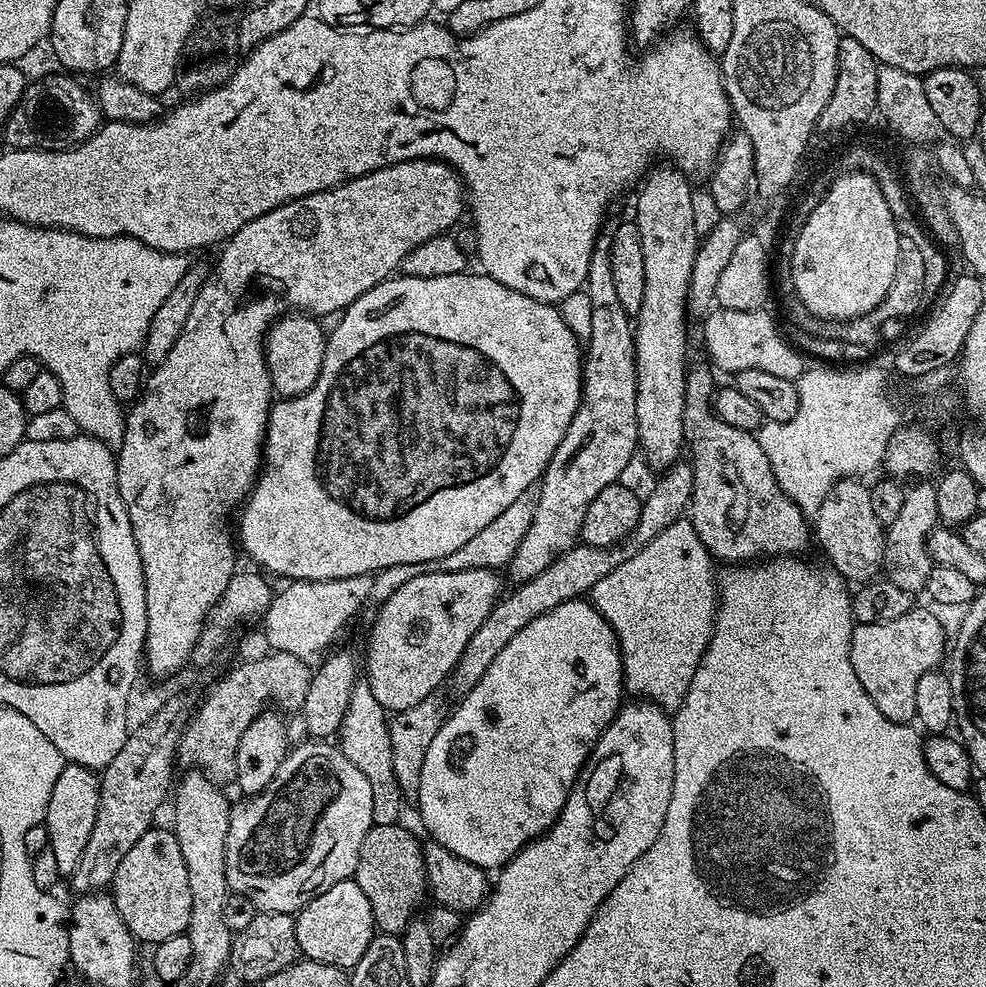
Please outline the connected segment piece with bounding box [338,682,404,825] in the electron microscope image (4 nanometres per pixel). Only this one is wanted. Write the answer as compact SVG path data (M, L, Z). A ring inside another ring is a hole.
M358 682L352 689L351 700L338 734L338 744L343 755L366 774L371 788L371 818L376 825L399 823L404 797L397 784L392 764L389 721L386 710L374 698L365 683Z

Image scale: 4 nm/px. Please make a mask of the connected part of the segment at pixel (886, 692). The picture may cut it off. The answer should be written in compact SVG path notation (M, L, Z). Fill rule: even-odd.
M913 610L902 614L902 618L894 618L894 622L874 622L873 624L856 624L852 630L852 641L850 642L850 662L854 666L854 674L858 674L858 682L862 682L862 690L866 690L866 694L874 702L874 706L878 706L878 710L882 710L882 714L886 714L886 718L890 718L890 722L898 722L899 724L912 724L916 720L916 703L914 702L914 694L918 694L918 678L922 678L922 674L933 671L937 667L936 664L946 656L946 644L944 648L944 628L940 625L940 620L932 612L919 612Z

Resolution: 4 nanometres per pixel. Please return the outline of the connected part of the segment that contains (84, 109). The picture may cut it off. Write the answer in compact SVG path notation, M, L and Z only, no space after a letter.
M68 74L33 79L2 130L2 136L8 143L5 145L12 150L38 148L46 152L63 152L95 134L102 123L100 110L96 107L93 93L89 89L87 92L76 80L79 79Z

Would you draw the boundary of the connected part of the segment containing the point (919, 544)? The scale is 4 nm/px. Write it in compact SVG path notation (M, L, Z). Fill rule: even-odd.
M931 483L916 484L905 491L904 501L898 516L887 525L884 538L883 575L898 590L913 594L924 592L926 582L930 578L930 570L934 566L932 556L928 552L928 536L938 526L938 502L936 489Z

